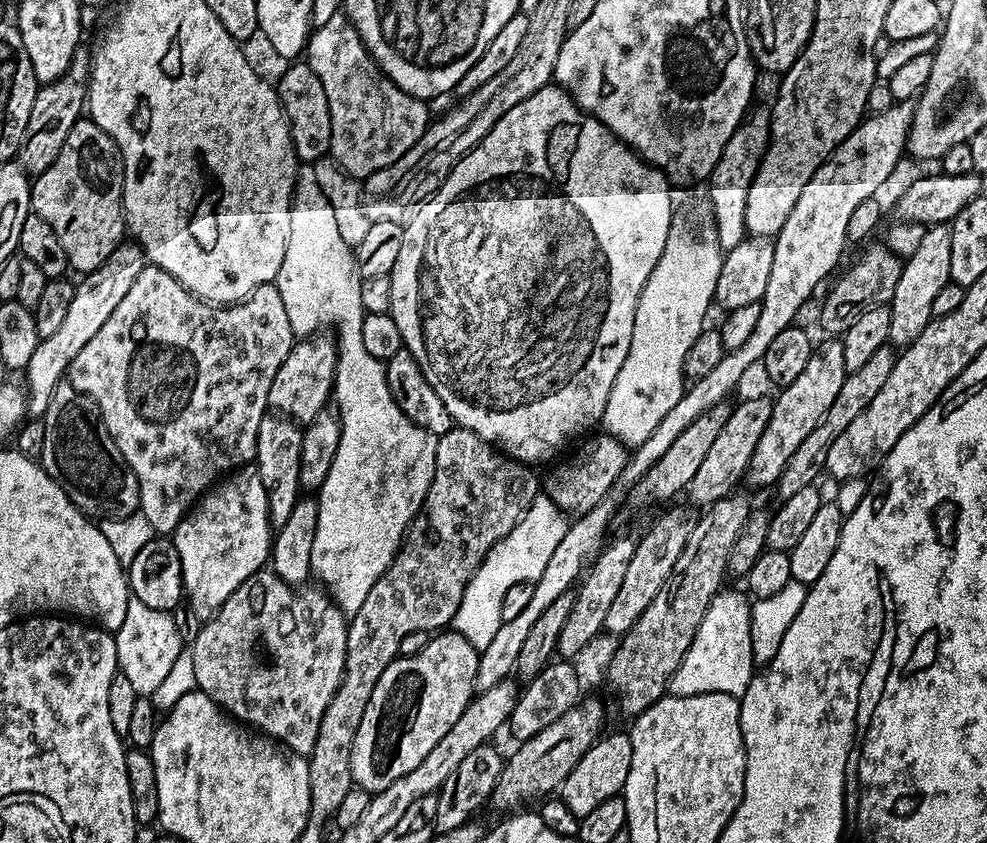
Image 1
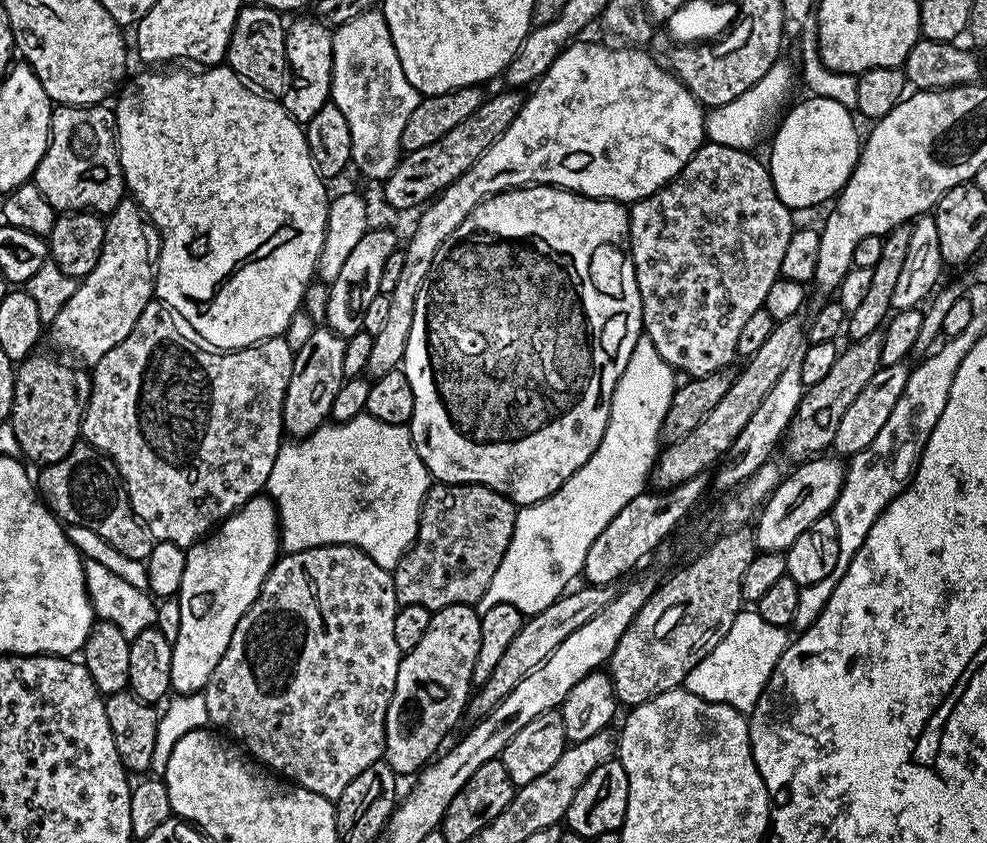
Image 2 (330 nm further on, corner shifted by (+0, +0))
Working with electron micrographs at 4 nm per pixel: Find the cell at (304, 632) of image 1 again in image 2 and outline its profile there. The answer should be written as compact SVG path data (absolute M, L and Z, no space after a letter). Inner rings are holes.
M317 543L315 547L304 548L301 552L292 552L289 556L281 555L272 565L271 572L268 573L260 588L258 598L246 610L246 614L242 614L238 626L234 626L230 646L226 654L222 654L218 666L214 666L214 674L210 674L208 684L202 691L206 698L209 721L213 725L216 723L217 729L225 728L220 730L246 746L247 751L265 769L279 774L291 783L302 785L306 790L314 790L314 794L322 794L322 798L335 802L342 794L342 790L346 790L346 786L350 786L350 782L354 782L354 778L358 778L358 774L366 770L366 766L378 762L384 755L386 710L390 698L394 698L394 686L398 682L398 666L402 655L398 650L398 642L394 639L394 618L398 601L396 587L392 581L393 573L389 569L378 566L378 562L374 562L374 558L370 558L362 549L349 544Z

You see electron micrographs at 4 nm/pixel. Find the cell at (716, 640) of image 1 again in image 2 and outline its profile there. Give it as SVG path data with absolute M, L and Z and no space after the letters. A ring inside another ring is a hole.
M755 610L740 611L734 618L734 626L726 630L726 638L722 638L722 642L718 642L714 650L710 650L702 658L702 662L694 666L694 670L690 670L690 674L684 679L683 688L690 694L698 694L698 698L706 698L710 702L725 704L739 712L751 714L756 703L760 701L760 695L764 693L772 671L776 669L782 654L789 646L790 636L787 636L788 634L785 629L766 622L766 618L759 616Z

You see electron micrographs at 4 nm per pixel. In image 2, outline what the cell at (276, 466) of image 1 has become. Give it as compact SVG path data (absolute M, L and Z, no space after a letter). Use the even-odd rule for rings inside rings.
M319 326L304 340L301 348L295 349L292 358L292 373L290 374L290 386L286 386L286 398L284 399L284 431L289 437L303 438L323 428L326 421L332 415L334 397L345 382L342 370L342 358L346 358L346 340L327 326Z

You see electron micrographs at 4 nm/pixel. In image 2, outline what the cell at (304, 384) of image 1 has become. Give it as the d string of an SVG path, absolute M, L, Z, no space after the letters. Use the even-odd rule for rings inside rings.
M373 227L358 241L358 246L347 255L338 278L328 285L328 301L322 317L323 323L333 332L345 338L358 334L364 326L366 306L381 295L382 266L386 266L386 258L398 250L396 236L388 228Z

